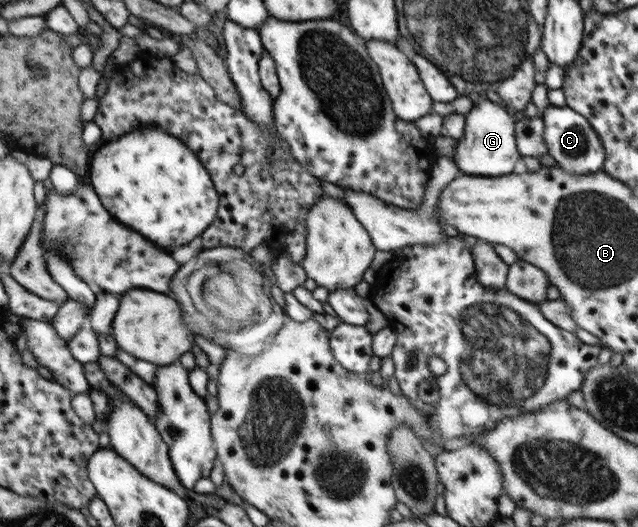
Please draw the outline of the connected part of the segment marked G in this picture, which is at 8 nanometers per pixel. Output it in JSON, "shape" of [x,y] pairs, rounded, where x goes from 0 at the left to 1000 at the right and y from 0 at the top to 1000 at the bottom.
{"shape":[[[757,186],[729,218],[729,250],[713,275],[713,311],[729,328],[774,336],[813,321],[817,294],[807,266],[807,228],[792,205]]]}

